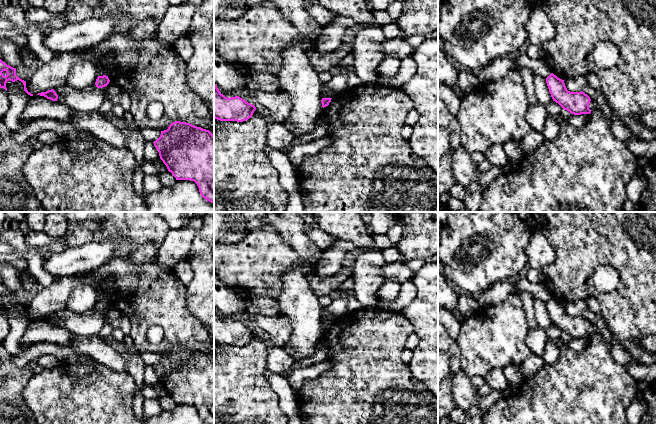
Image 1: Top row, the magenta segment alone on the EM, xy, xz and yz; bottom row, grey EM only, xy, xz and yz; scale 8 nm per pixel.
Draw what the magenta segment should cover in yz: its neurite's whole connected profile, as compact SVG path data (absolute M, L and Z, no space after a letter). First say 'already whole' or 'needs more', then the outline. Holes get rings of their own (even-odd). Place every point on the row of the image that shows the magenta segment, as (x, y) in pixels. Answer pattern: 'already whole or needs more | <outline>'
already whole | M551 73L546 78L546 83L553 101L558 103L564 110L574 115L590 114L590 97L581 92L570 92L567 90L564 80Z

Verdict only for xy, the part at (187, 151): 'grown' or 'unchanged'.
unchanged

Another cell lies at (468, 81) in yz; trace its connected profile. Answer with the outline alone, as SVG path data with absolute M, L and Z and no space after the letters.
M458 71L458 86L468 95L480 85L476 72Z

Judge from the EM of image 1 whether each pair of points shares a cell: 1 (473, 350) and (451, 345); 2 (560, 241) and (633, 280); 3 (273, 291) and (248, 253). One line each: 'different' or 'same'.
1: different
2: same
3: same

